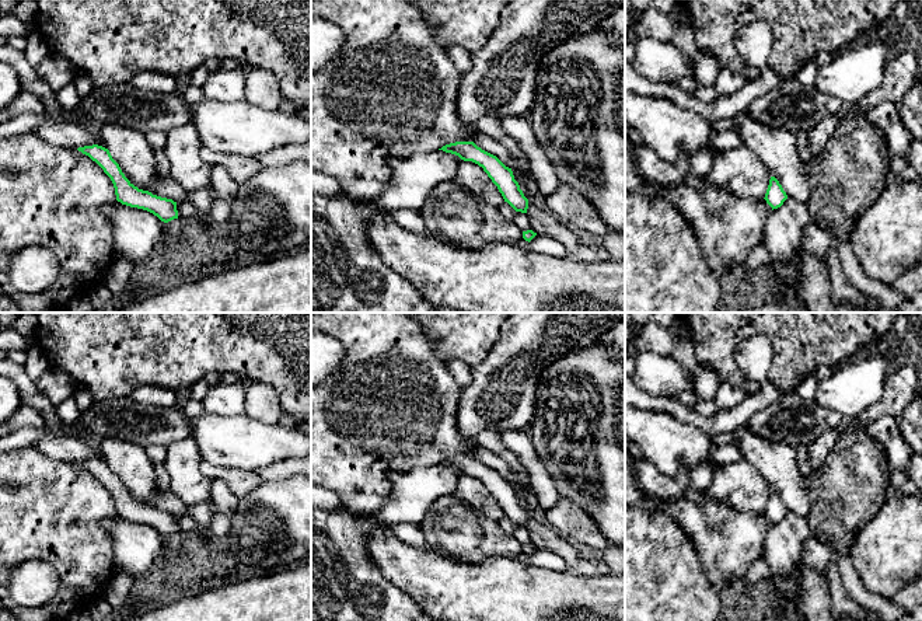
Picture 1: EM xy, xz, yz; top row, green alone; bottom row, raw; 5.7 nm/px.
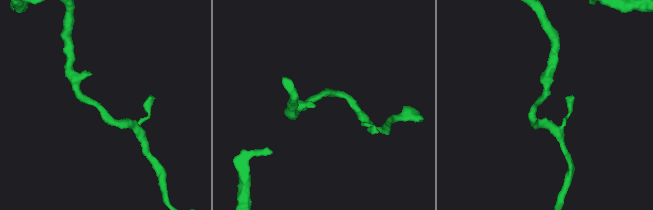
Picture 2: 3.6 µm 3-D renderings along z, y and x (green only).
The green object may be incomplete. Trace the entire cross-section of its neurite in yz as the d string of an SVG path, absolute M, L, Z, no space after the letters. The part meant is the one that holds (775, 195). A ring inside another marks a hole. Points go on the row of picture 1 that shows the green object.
M771 177L764 199L772 207L772 210L780 207L787 199L786 192L775 177Z

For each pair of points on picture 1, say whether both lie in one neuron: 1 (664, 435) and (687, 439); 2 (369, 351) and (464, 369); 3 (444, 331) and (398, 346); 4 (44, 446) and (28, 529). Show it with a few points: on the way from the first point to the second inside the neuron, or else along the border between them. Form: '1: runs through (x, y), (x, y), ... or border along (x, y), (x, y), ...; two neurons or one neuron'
1: runs through (670, 439), (681, 439); one neuron
2: border along (446, 363), (446, 367), (460, 387); two neurons
3: border along (421, 327), (430, 341), (433, 352), (446, 363); two neurons
4: border along (34, 447), (48, 457), (73, 464); two neurons

